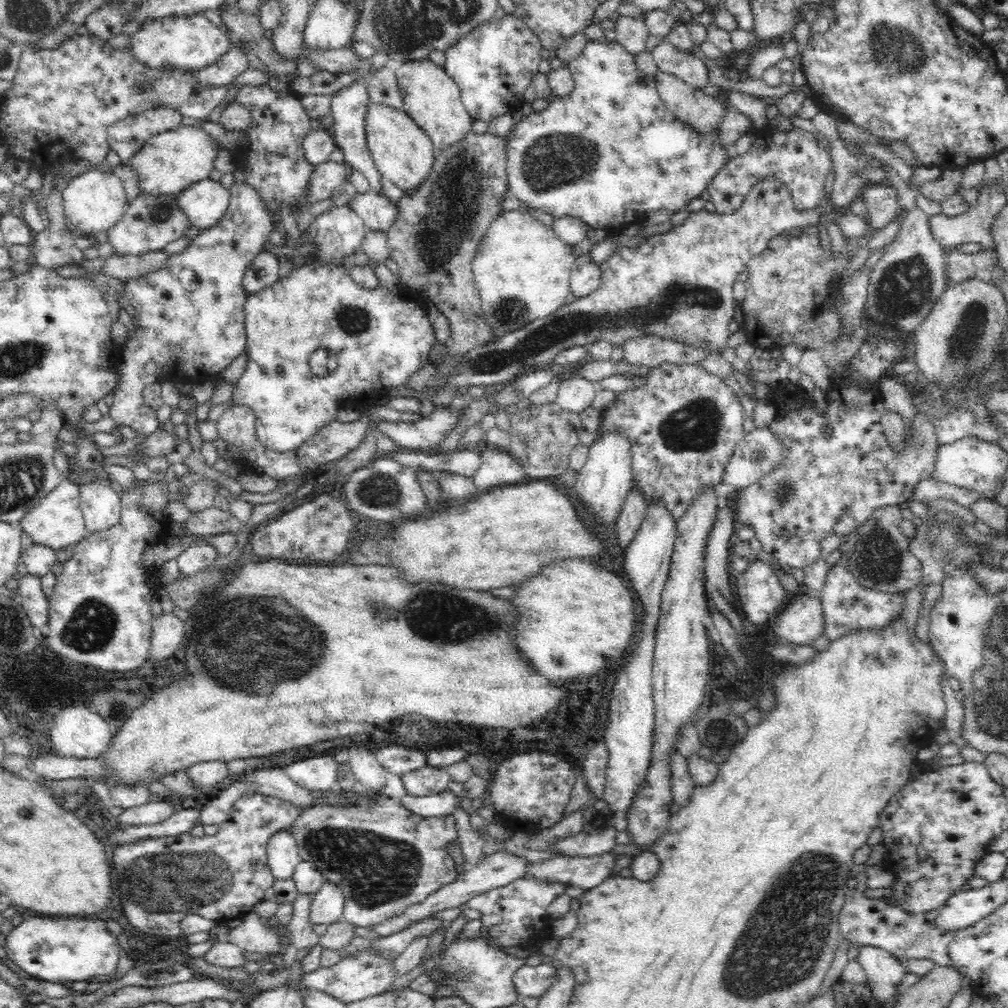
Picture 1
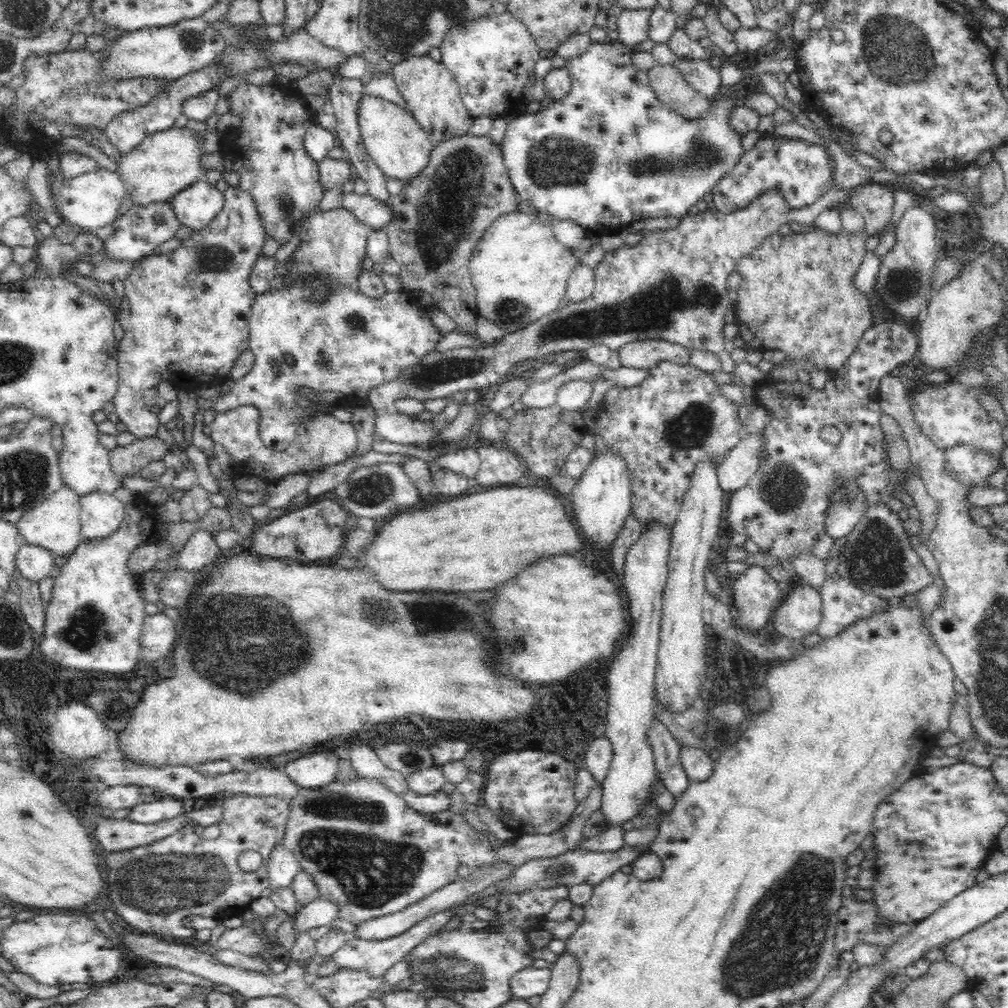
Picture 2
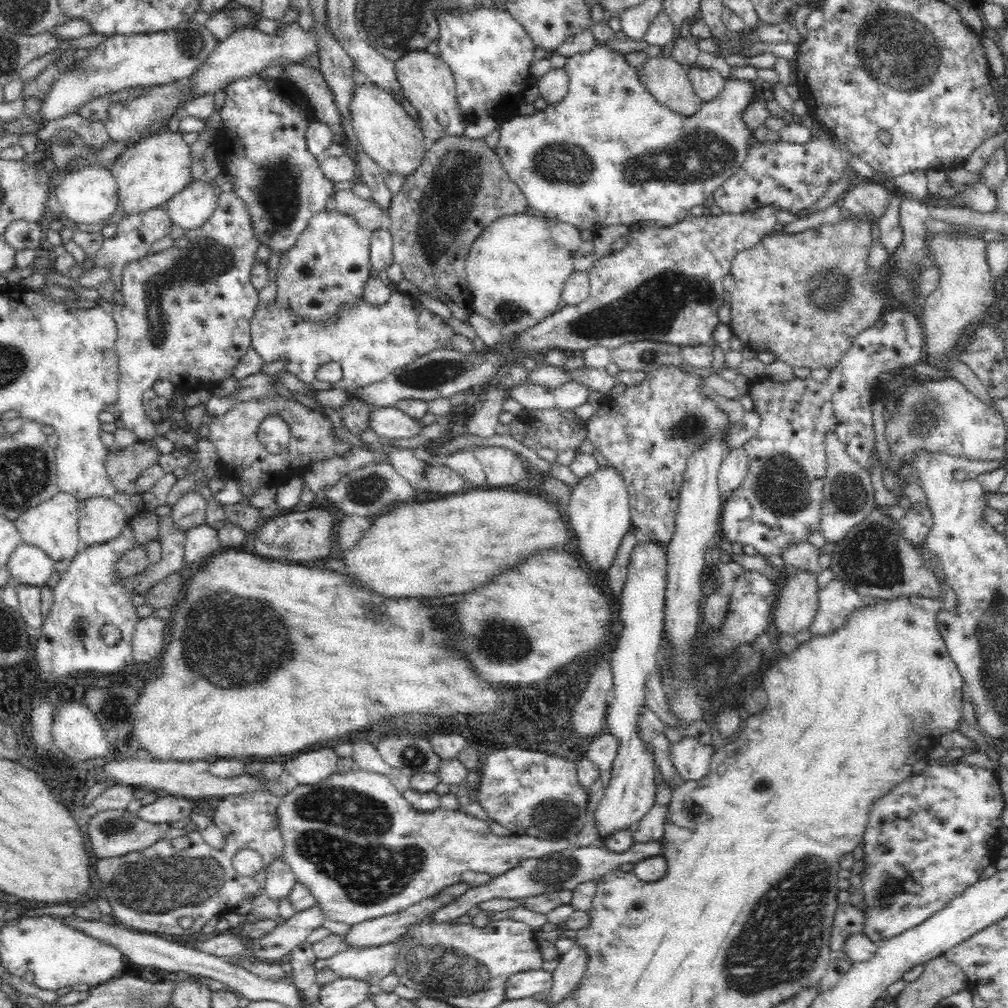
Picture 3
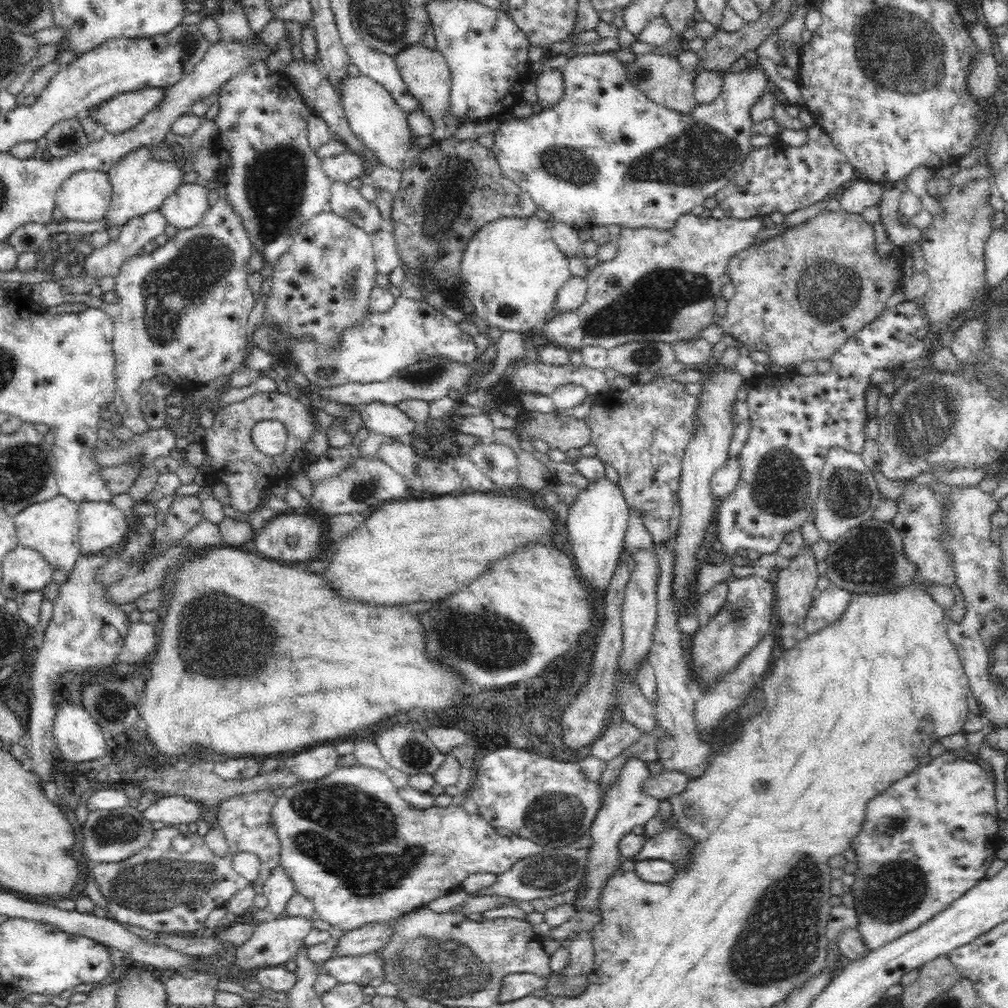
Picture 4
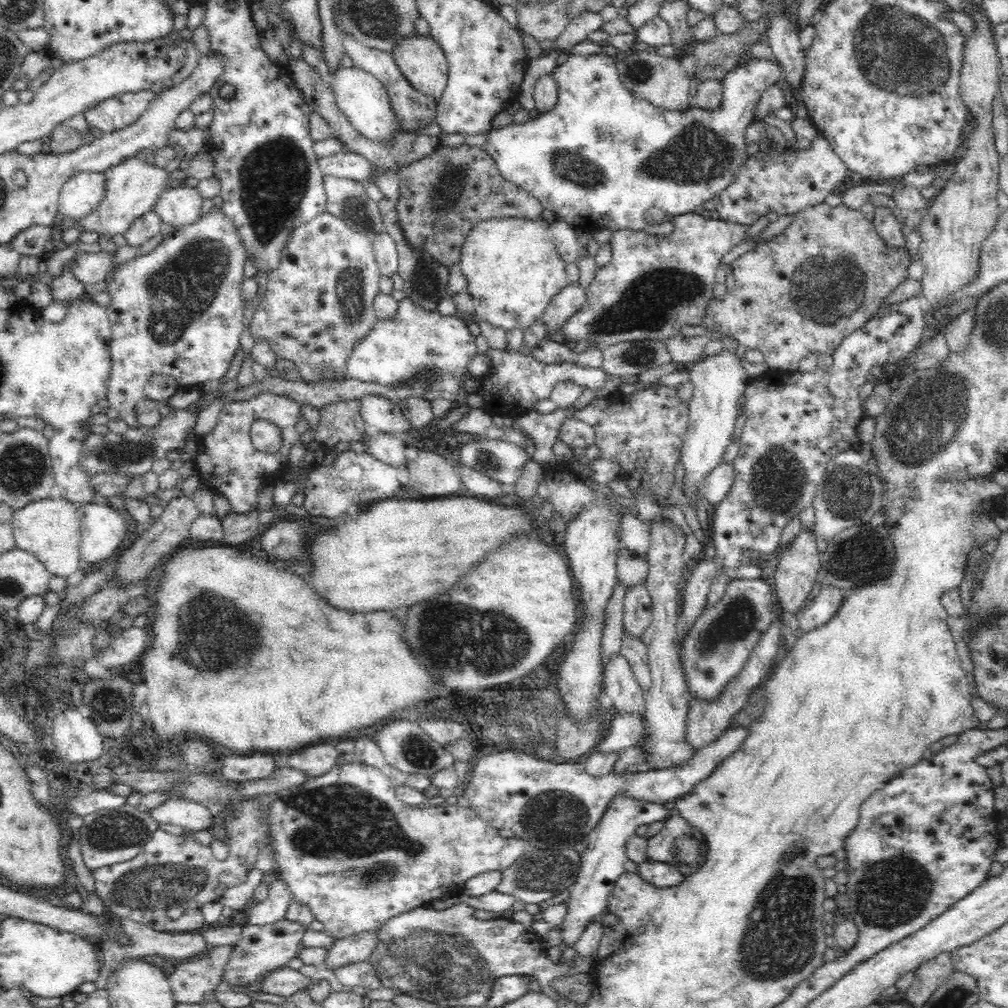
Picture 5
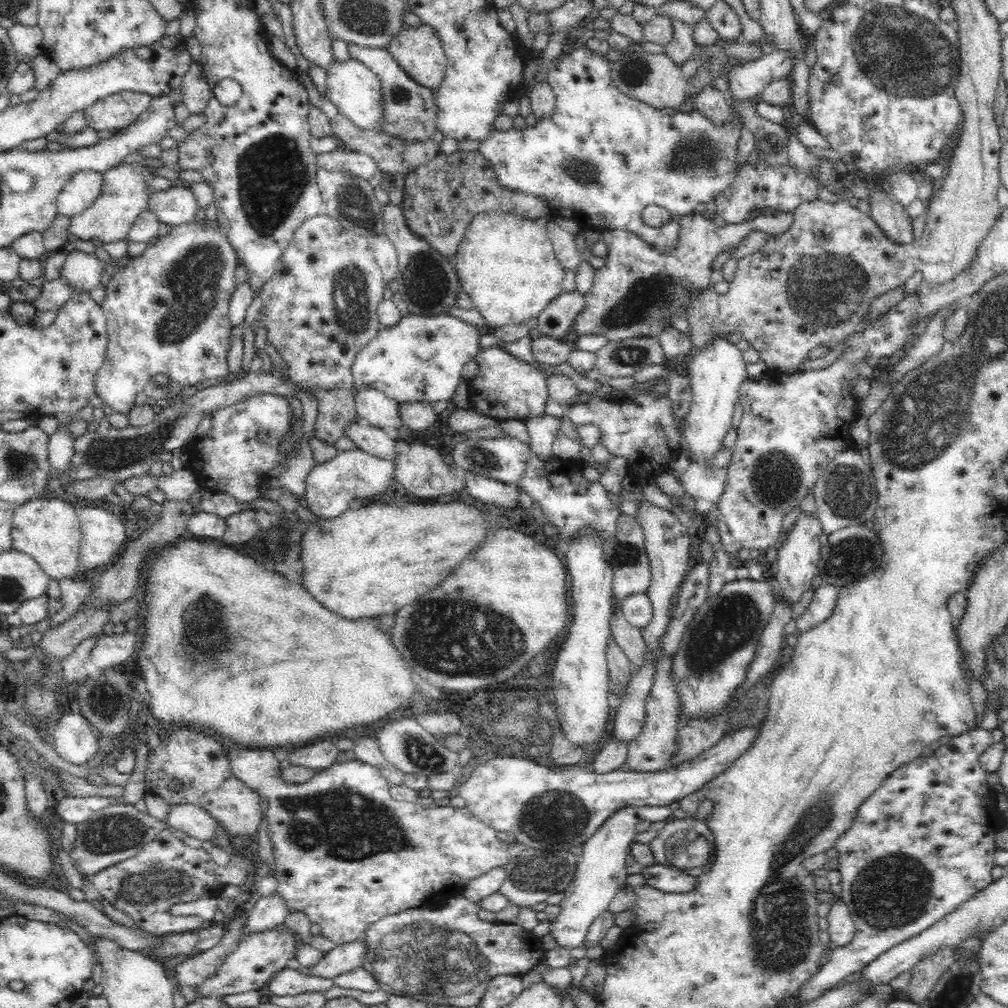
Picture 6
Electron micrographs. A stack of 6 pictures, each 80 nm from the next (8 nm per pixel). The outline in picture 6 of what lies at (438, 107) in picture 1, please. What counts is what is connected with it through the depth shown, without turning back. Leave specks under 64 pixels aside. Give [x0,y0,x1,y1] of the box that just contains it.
[387,27,447,92]

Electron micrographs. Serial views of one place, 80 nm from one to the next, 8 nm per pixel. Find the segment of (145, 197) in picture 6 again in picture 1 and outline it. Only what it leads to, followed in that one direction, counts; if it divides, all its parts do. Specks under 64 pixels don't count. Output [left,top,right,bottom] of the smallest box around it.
[127,124,224,194]

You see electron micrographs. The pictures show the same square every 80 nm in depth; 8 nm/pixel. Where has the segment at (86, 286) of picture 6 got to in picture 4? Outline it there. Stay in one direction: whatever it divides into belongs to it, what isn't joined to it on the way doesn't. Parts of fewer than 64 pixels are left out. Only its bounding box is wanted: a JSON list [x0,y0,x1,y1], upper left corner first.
[81,210,168,279]

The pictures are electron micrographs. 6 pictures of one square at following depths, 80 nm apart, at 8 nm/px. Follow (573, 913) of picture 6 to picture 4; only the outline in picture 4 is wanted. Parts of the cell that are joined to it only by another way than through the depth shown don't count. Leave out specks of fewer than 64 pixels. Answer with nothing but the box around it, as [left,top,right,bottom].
[575,756,660,912]

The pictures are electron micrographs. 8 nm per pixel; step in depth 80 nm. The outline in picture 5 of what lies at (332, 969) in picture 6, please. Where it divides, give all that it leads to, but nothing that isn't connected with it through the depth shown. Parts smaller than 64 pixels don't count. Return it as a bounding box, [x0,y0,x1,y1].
[325,930,377,968]

